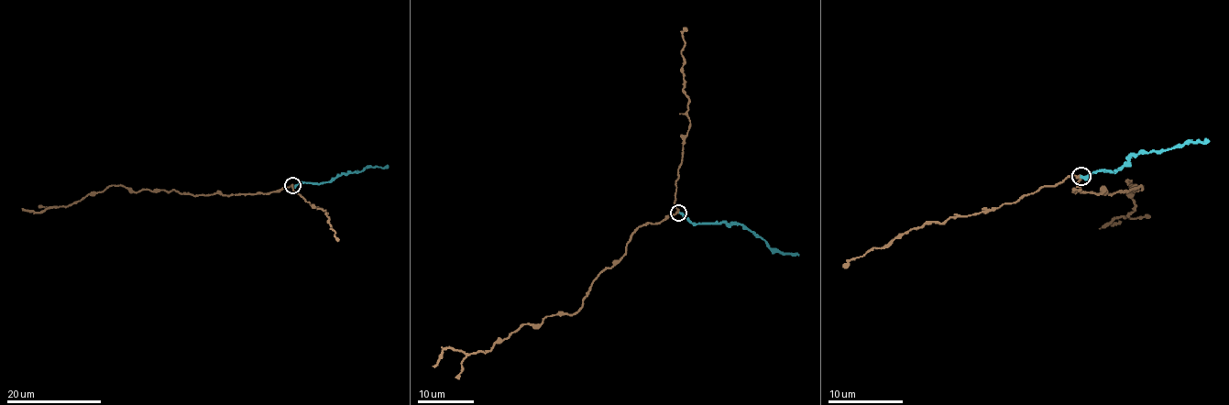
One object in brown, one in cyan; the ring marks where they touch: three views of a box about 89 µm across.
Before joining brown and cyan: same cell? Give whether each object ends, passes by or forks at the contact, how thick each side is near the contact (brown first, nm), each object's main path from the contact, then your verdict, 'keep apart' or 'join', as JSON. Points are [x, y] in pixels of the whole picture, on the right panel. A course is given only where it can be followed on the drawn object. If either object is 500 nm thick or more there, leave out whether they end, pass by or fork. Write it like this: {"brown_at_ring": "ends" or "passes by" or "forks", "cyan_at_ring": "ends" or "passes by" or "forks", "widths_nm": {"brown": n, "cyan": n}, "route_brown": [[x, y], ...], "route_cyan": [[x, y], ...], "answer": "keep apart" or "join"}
{"brown_at_ring": "passes by", "cyan_at_ring": "ends", "widths_nm": {"brown": 190, "cyan": 320}, "route_brown": [[1080, 176], [1076, 192], [1142, 189], [1128, 186], [1132, 190], [1129, 180], [1135, 211], [1102, 225], [1118, 220]], "route_cyan": [[1081, 176], [1119, 170], [1135, 155], [1165, 150], [1183, 143], [1205, 142], [1205, 138]], "answer": "keep apart"}

